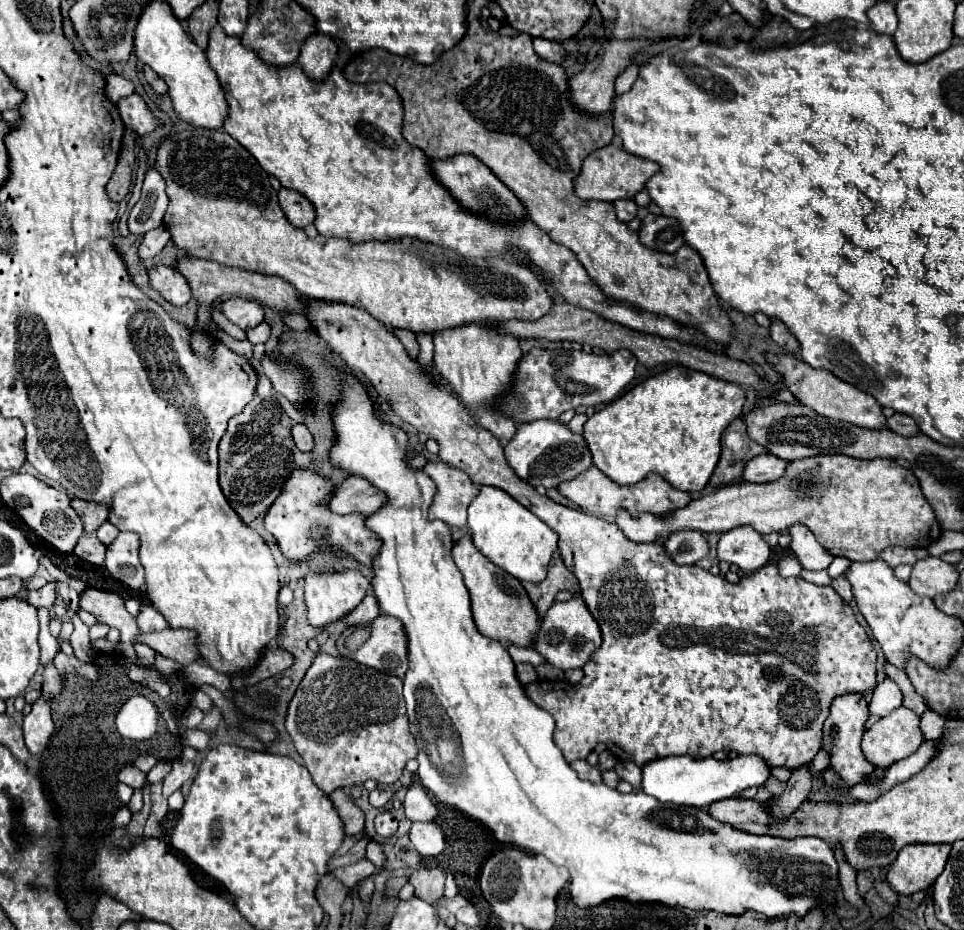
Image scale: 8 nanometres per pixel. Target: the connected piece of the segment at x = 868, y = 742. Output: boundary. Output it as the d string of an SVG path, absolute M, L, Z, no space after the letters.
M897 707L865 731L861 751L875 767L887 769L915 753L923 741L919 715L915 715L911 709Z

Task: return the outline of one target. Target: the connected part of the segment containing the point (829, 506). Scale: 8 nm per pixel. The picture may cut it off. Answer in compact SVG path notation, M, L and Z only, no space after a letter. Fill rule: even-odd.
M813 455L805 459L795 459L787 463L785 473L777 481L769 483L747 483L737 481L733 485L723 485L709 495L693 499L685 509L671 513L669 517L651 517L643 513L639 519L631 519L627 511L621 511L615 519L617 527L631 539L641 543L661 541L671 533L693 529L701 533L725 533L733 527L753 527L757 533L783 533L795 523L807 525L817 541L835 557L847 557L849 561L871 561L877 555L893 545L903 547L921 547L935 543L941 535L939 525L935 523L935 513L931 505L921 495L915 475L897 465L895 459L853 459L847 455Z

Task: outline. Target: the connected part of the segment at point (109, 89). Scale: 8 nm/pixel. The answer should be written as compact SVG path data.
M109 75L105 81L107 81L105 93L107 93L107 97L109 97L111 101L115 101L115 103L117 103L121 97L131 95L131 93L135 91L133 83L127 81L127 79L123 79L121 75Z

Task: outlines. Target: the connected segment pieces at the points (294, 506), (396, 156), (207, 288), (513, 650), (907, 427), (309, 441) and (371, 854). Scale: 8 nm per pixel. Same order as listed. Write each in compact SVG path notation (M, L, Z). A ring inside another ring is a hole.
M313 467L309 469L293 469L289 473L289 481L281 487L281 493L269 507L265 515L265 529L275 537L283 557L291 563L307 561L315 551L331 549L335 553L343 553L347 557L357 559L361 565L371 567L373 557L381 549L381 539L377 533L365 527L365 515L351 513L351 515L335 515L329 509L329 501L333 497L333 483L329 477L319 475Z
M219 23L209 31L207 59L215 69L229 103L229 119L225 121L223 129L233 139L237 139L269 175L275 175L283 187L303 193L315 205L317 211L315 227L323 237L347 237L355 243L361 243L371 239L383 241L389 237L397 239L401 235L411 235L421 241L431 241L441 247L451 247L465 257L499 257L509 263L523 263L523 259L529 259L547 277L547 283L555 287L555 291L571 305L591 309L603 315L605 319L635 331L655 333L663 339L675 339L681 343L703 345L713 353L725 353L727 349L725 345L709 341L695 327L687 327L669 317L641 311L627 301L609 299L599 289L599 285L591 281L579 259L567 247L553 243L533 221L523 221L521 225L505 227L463 209L447 193L447 189L441 187L437 179L433 179L427 163L427 155L403 139L401 135L403 105L401 105L401 97L391 85L385 83L357 85L347 81L343 71L337 67L333 67L323 81L309 79L299 63L289 65L289 69L269 69L257 57L257 53L253 53L253 49L245 49L245 45L241 45L241 37L225 35ZM507 245L515 245L517 251L507 253Z
M181 257L175 263L175 269L181 271L181 275L187 279L193 299L197 301L198 316L204 321L209 320L210 305L217 299L231 299L231 297L247 297L247 299L255 299L263 305L269 305L275 311L299 311L305 313L305 305L299 301L299 293L297 289L293 289L293 285L289 285L287 281L283 281L281 277L269 277L269 275L261 275L261 273L251 273L245 269L237 269L237 267L225 267L221 263L215 261L201 261L199 257Z
M510 645L508 652L515 664L529 663L536 667L546 663L544 657L532 648L520 648L515 645Z
M893 413L887 419L887 427L895 433L901 433L901 435L917 435L917 431L919 431L915 421L909 415L901 415L901 413Z
M293 425L293 441L297 449L301 451L311 451L313 449L313 435L305 425Z
M369 841L369 845L366 846L365 857L375 865L375 871L383 869L383 865L385 865L385 853L383 853L383 849L381 849L379 843Z

